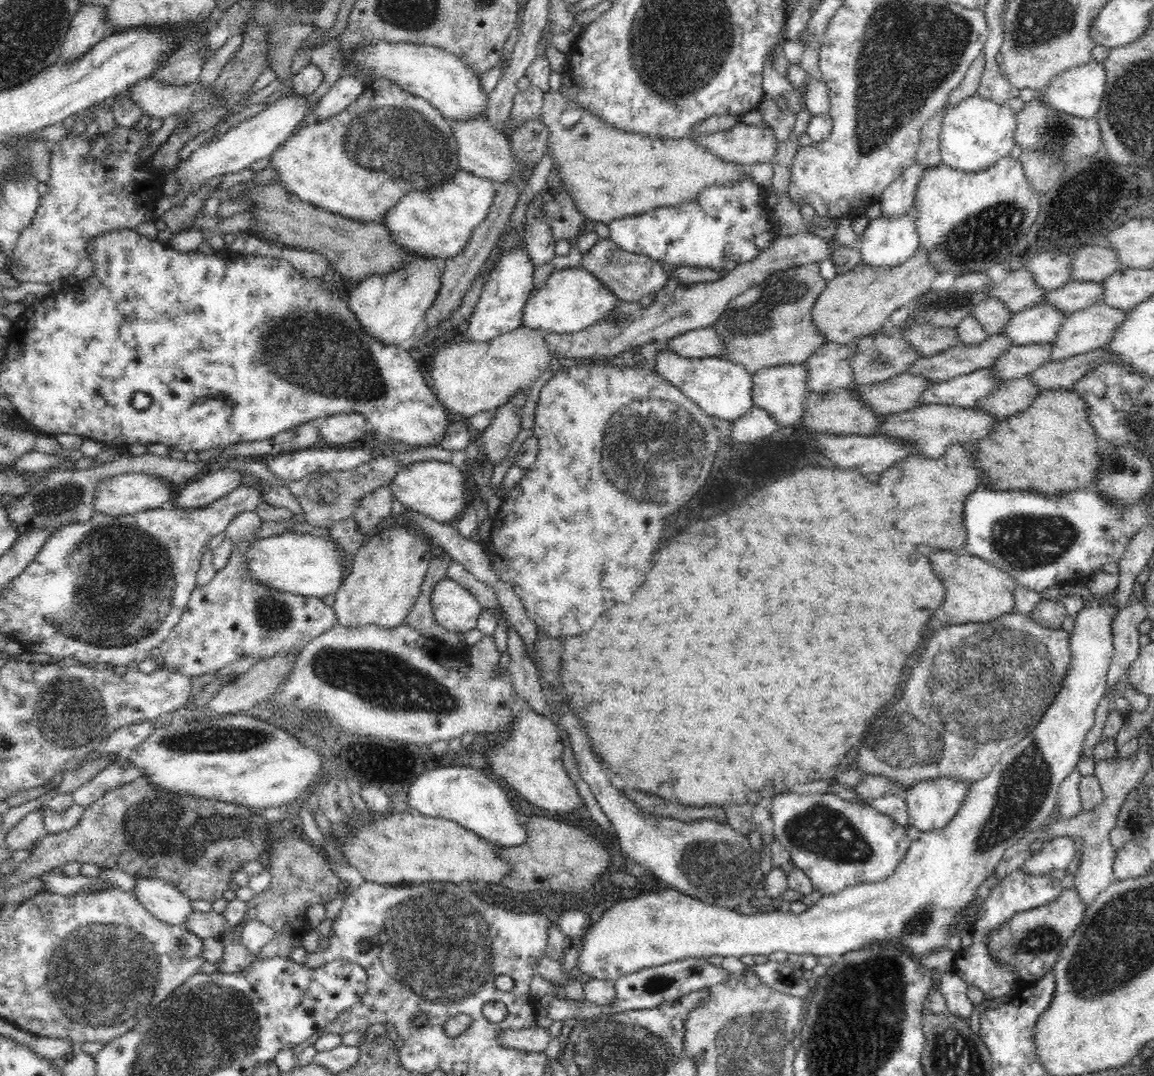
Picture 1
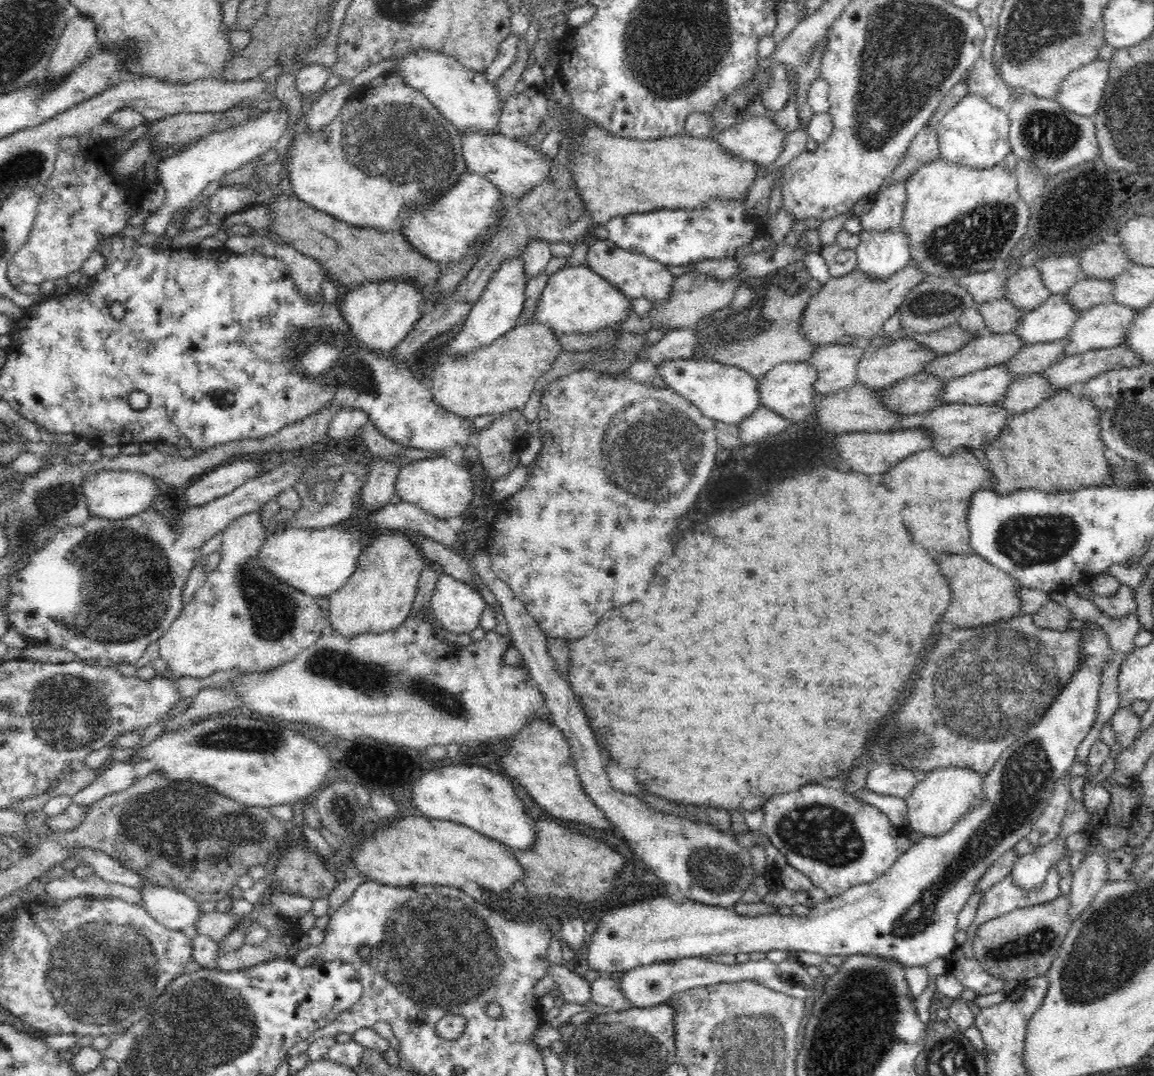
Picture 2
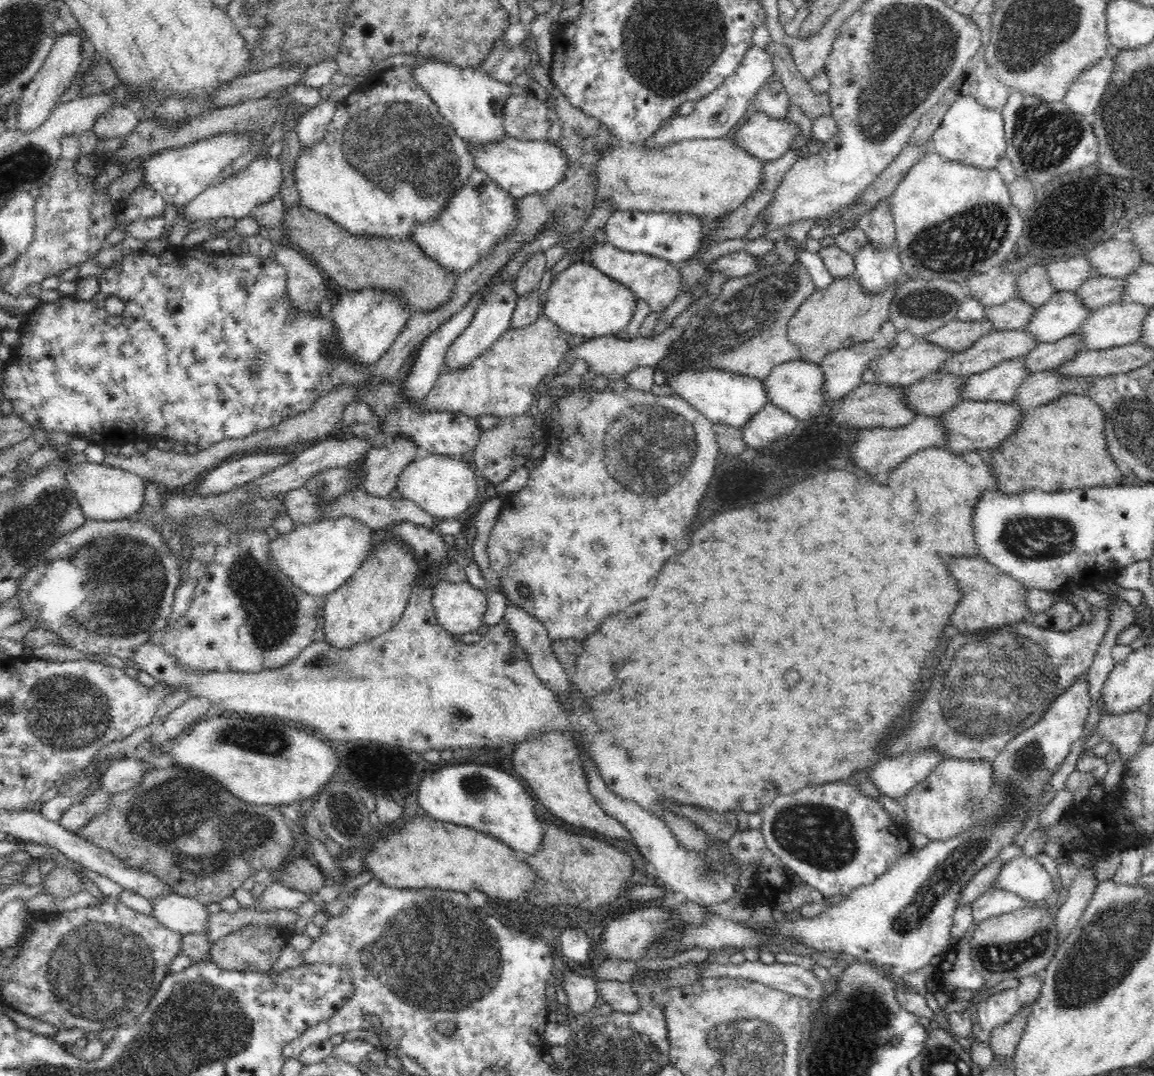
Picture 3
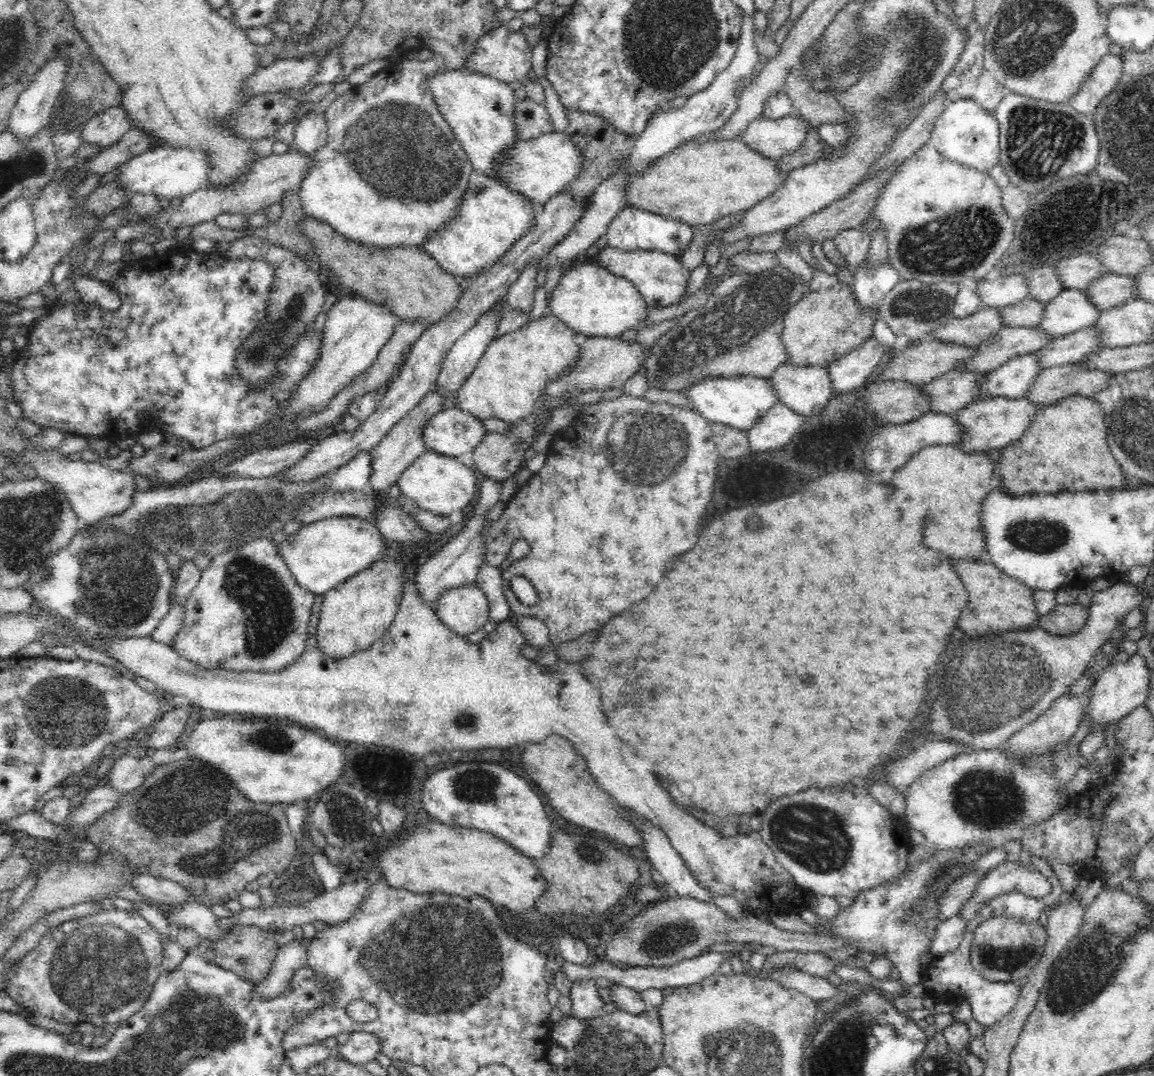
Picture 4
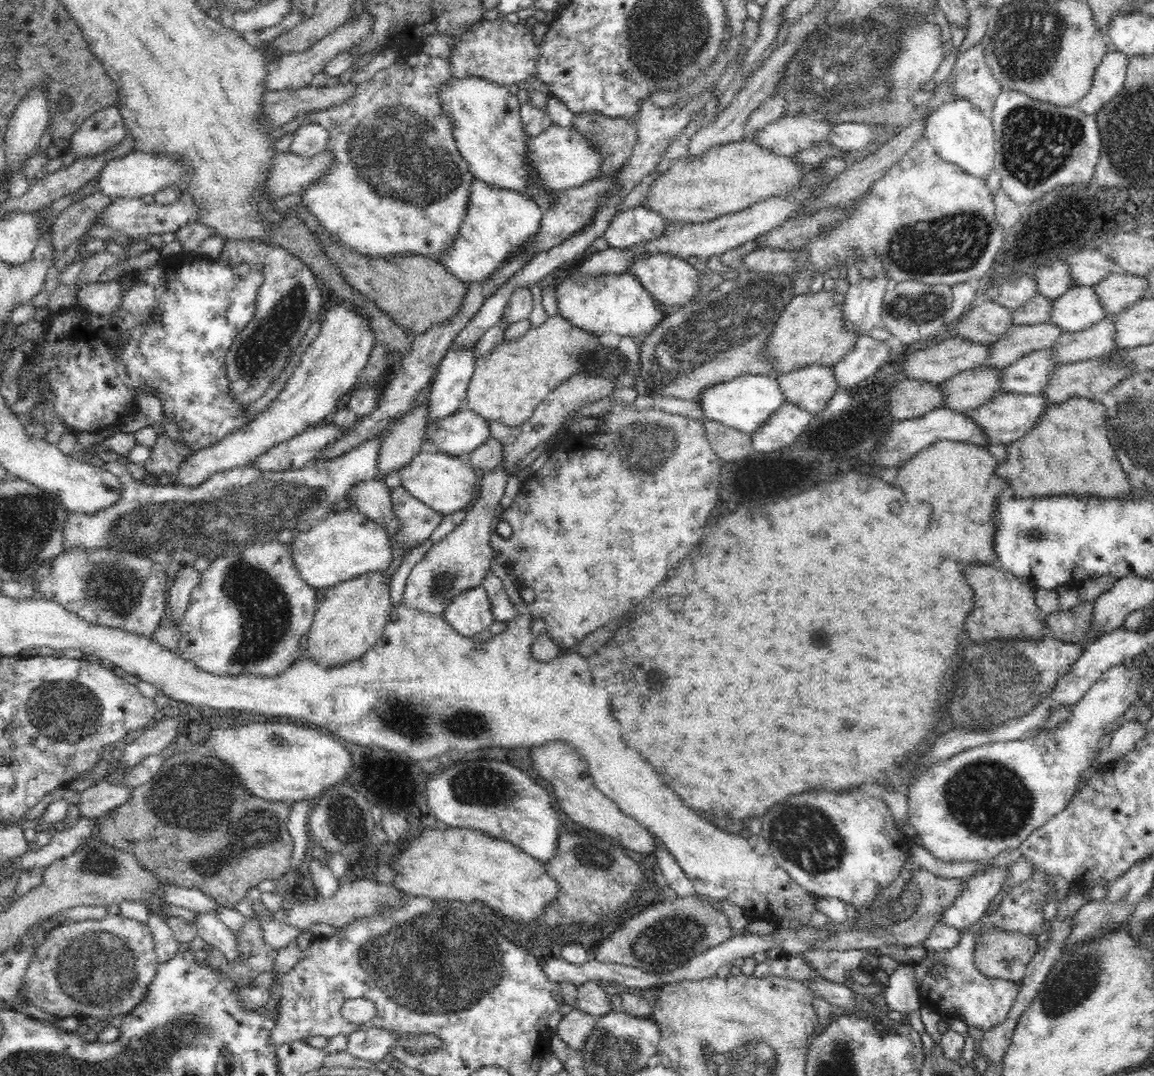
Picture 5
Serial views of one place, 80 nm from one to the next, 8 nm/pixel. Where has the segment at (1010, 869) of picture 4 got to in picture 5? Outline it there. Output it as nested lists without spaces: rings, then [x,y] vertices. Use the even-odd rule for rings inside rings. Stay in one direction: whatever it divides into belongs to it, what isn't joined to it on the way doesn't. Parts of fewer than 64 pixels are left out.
[[[994,867],[966,879],[960,894],[943,910],[939,924],[962,933],[974,926],[984,915],[991,900],[1000,892],[1008,873],[1006,867]]]

